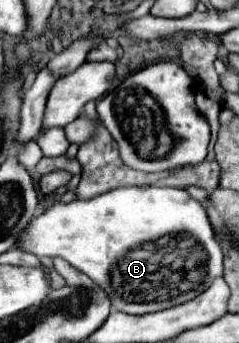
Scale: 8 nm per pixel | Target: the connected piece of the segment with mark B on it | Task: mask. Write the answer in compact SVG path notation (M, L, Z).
M119 187L87 201L57 201L53 207L39 213L31 227L23 231L19 247L37 257L61 257L69 261L111 295L115 311L129 315L161 311L195 299L195 295L201 295L215 277L223 275L223 251L215 239L207 209L185 189L171 187Z

